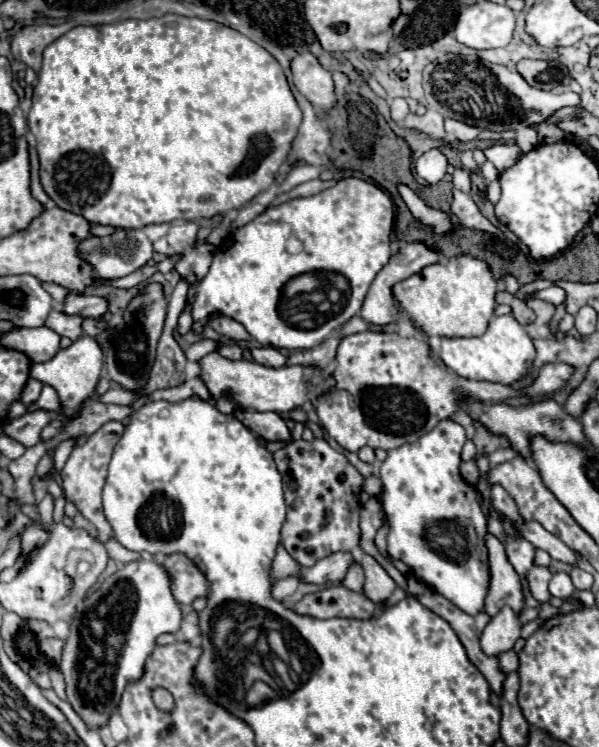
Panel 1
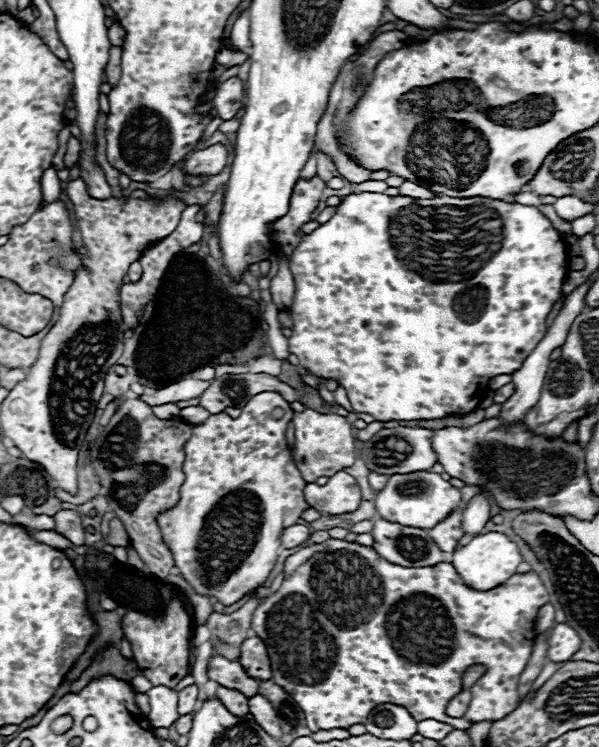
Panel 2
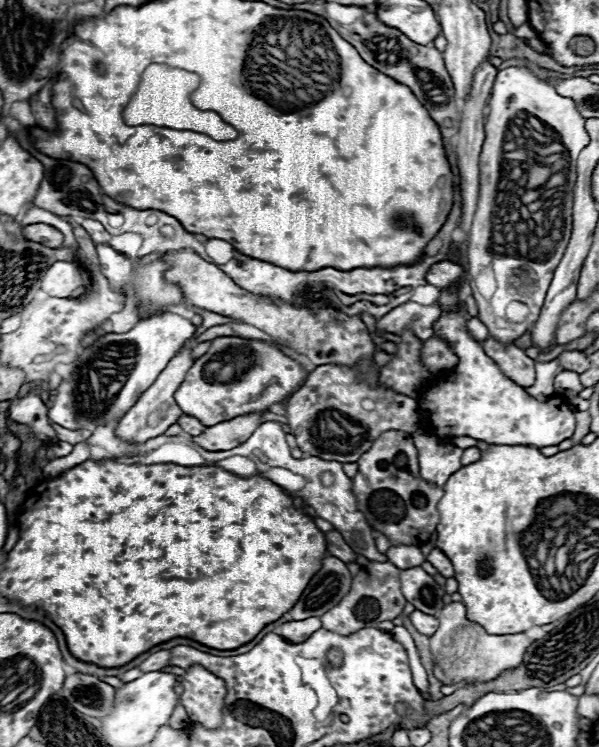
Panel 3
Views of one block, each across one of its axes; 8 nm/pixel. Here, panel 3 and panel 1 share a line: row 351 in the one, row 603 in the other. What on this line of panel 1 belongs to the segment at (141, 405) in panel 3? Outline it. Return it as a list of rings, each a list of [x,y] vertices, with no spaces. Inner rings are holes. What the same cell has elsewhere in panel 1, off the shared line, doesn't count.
[[[170,554],[162,558],[162,564],[172,572],[172,592],[180,604],[192,604],[208,592],[206,576],[184,554]]]

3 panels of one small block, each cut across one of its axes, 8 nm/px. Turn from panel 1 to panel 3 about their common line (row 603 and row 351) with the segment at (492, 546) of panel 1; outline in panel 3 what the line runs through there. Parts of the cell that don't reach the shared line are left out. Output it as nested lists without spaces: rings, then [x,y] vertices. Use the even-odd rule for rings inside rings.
[[[486,338],[482,342],[484,352],[496,360],[500,370],[516,384],[528,388],[534,384],[534,360],[524,354],[516,344],[502,344],[496,338]]]

